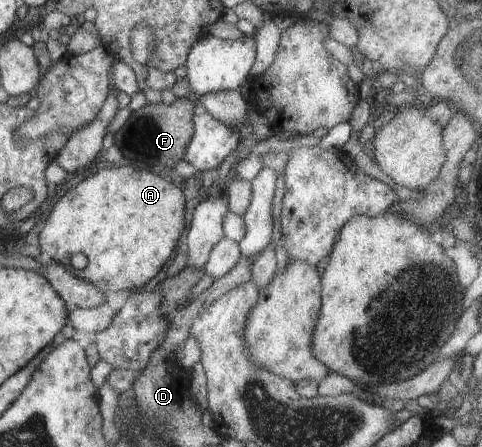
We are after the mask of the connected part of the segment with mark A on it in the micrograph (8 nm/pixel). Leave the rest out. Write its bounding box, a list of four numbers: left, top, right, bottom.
[38,166,185,293]

